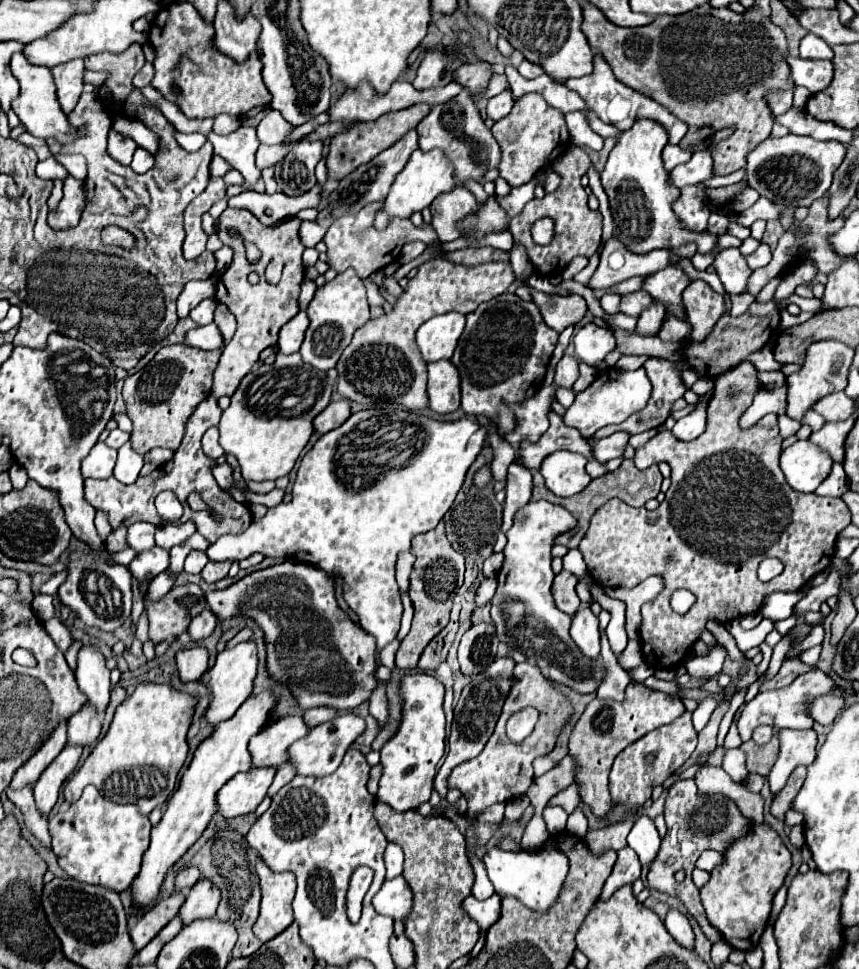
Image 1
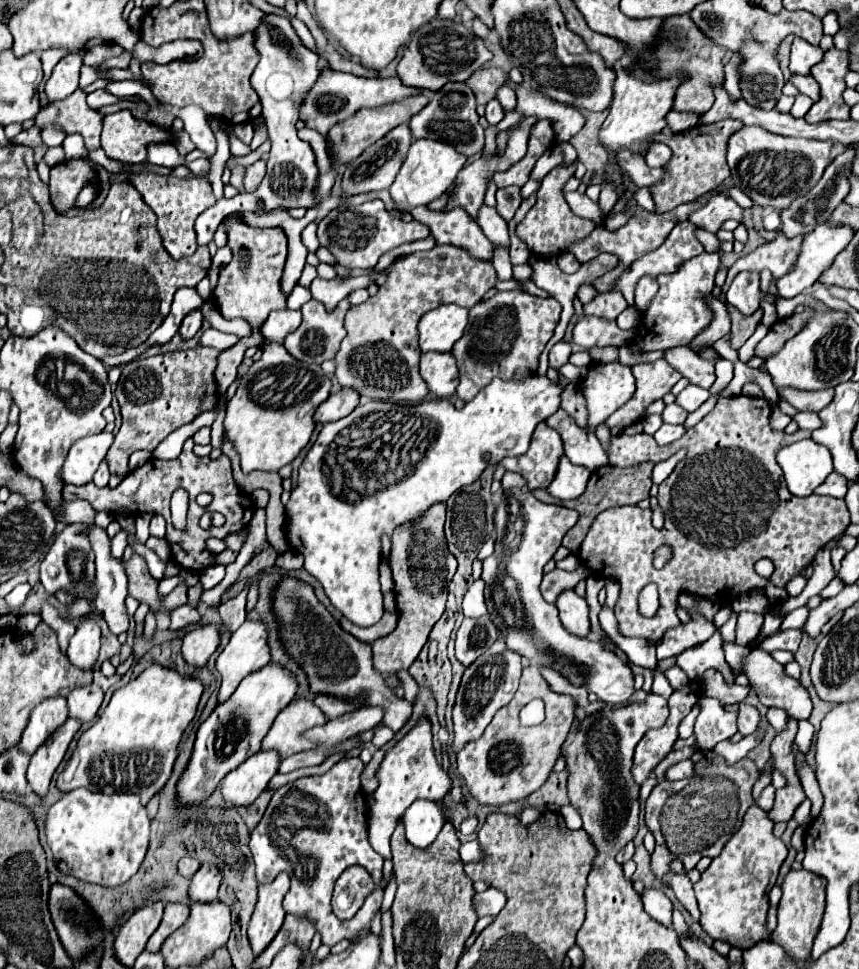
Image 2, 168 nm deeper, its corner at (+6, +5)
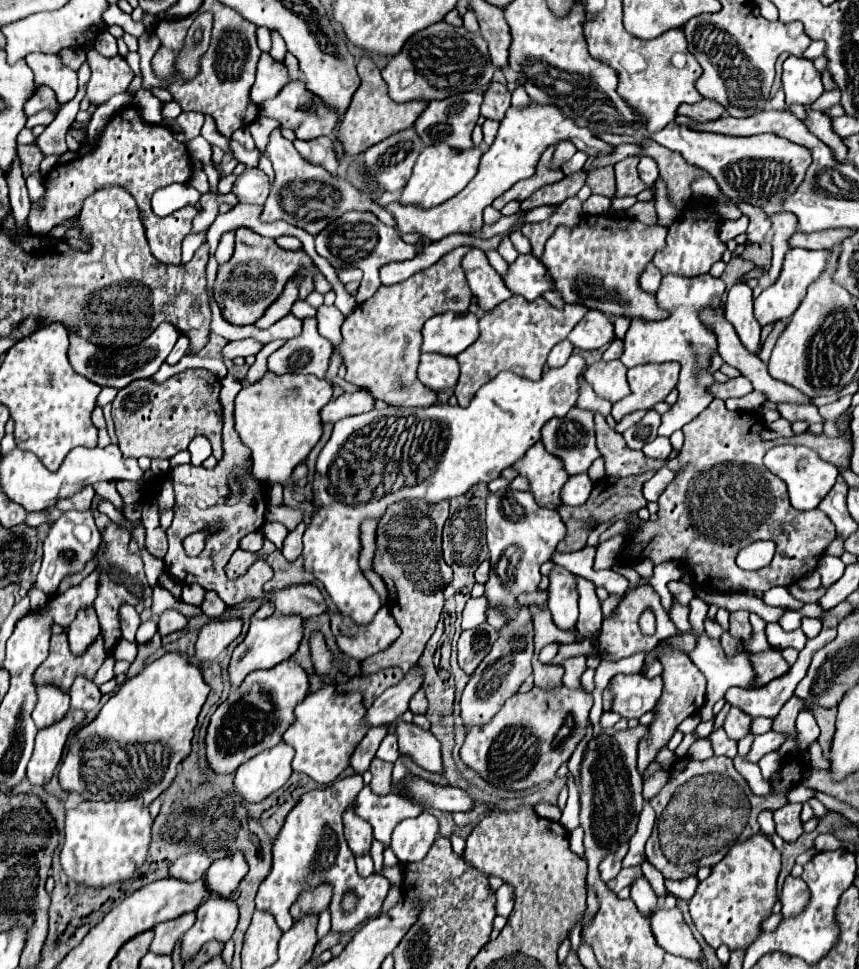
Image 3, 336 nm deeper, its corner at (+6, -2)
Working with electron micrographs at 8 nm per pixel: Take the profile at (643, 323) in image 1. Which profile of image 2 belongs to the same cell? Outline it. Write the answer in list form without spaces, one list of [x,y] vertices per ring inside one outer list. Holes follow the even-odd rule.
[[[642,277],[636,285],[636,309],[644,311],[652,303],[652,297],[658,293],[658,283],[654,277]]]

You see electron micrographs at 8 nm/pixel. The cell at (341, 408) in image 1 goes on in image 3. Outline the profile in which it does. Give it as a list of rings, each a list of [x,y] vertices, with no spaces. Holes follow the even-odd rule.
[[[356,390],[356,392],[344,392],[342,396],[330,400],[328,406],[320,412],[322,422],[338,422],[342,418],[354,416],[354,414],[364,414],[374,408],[374,398],[368,390]]]

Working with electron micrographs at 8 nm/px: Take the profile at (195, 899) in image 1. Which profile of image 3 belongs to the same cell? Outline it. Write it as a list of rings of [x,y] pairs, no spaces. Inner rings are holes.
[[[234,852],[234,858],[226,856],[214,860],[206,872],[206,886],[212,896],[230,896],[240,880],[248,874],[248,864],[242,852]]]

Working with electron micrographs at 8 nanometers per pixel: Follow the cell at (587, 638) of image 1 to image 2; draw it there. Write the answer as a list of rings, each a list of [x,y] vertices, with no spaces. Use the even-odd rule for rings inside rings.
[[[564,591],[558,601],[556,607],[560,611],[560,621],[564,625],[564,629],[568,629],[568,633],[576,635],[576,637],[588,637],[590,635],[590,607],[586,603],[586,599],[578,597],[574,591]]]

